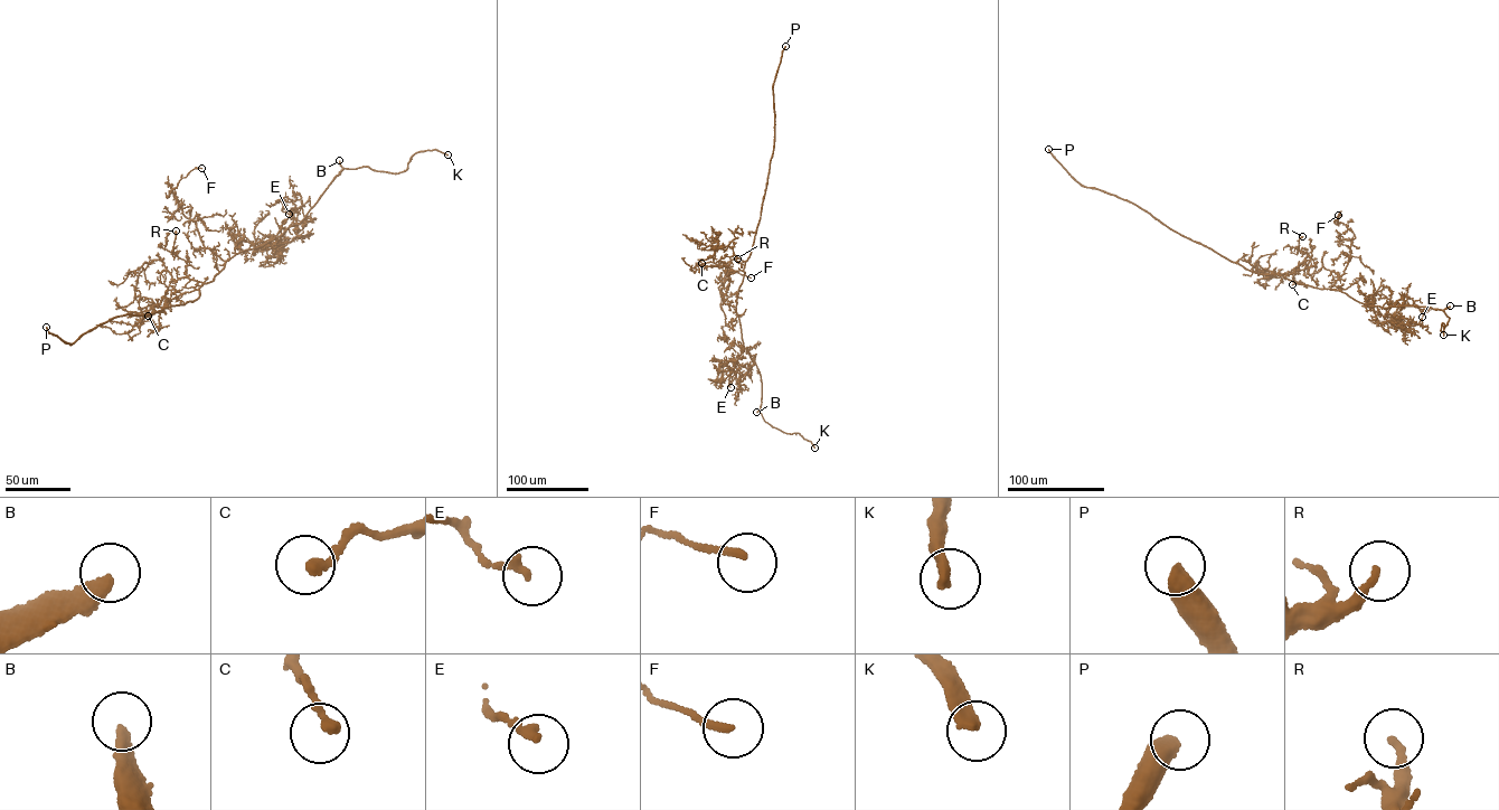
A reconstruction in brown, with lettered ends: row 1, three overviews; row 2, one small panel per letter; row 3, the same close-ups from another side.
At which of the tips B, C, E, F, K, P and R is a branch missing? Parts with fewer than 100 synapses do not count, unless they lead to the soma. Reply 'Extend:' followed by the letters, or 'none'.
Extend: B, K, P

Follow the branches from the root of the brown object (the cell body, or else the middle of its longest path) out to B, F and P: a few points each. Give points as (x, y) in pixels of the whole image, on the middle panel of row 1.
B: (744, 273), (736, 310), (743, 347), (760, 374), (761, 404), (756, 412)
F: (744, 273), (736, 305), (723, 303), (718, 288), (728, 271), (751, 278)
P: (744, 273), (773, 148), (773, 85), (785, 46)

